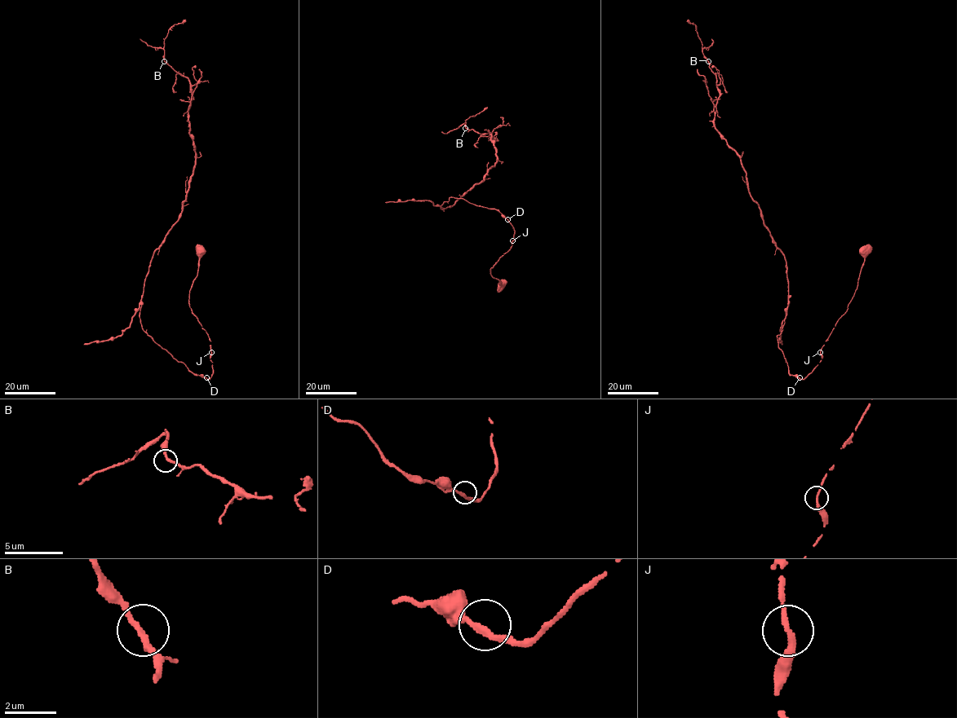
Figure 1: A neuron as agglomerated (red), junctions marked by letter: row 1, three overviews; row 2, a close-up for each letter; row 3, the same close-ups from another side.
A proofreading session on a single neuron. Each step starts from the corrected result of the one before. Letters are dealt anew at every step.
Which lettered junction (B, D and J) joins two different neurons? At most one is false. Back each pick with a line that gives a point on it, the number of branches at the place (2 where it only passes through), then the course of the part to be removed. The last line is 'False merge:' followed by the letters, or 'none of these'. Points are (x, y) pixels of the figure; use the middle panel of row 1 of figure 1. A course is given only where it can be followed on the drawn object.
False merge: none of these

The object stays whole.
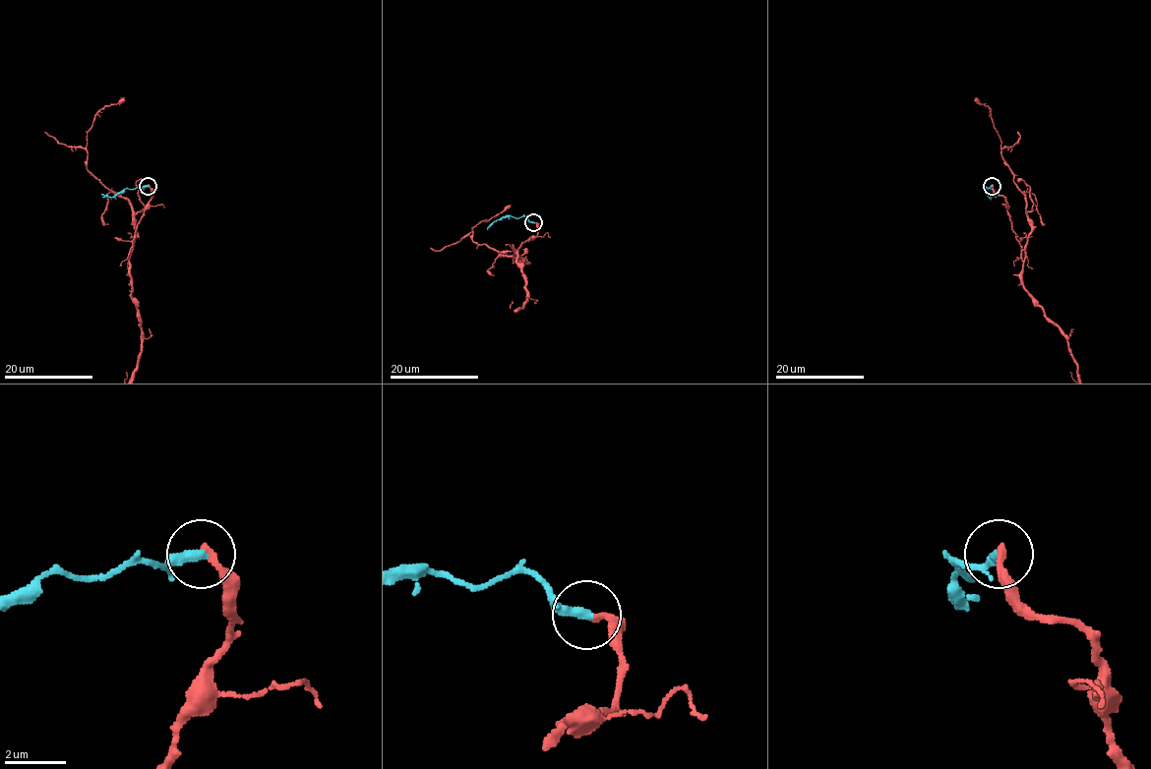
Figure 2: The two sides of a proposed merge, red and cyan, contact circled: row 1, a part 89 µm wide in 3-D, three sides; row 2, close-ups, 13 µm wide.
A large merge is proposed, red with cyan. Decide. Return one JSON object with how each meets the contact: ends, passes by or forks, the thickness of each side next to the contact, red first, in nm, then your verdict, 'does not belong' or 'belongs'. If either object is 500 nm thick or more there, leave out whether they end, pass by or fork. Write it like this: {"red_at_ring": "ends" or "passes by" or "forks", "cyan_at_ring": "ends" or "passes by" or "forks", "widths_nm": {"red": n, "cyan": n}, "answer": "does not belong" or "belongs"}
{"red_at_ring": "ends", "cyan_at_ring": "ends", "widths_nm": {"red": 240, "cyan": 360}, "answer": "belongs"}

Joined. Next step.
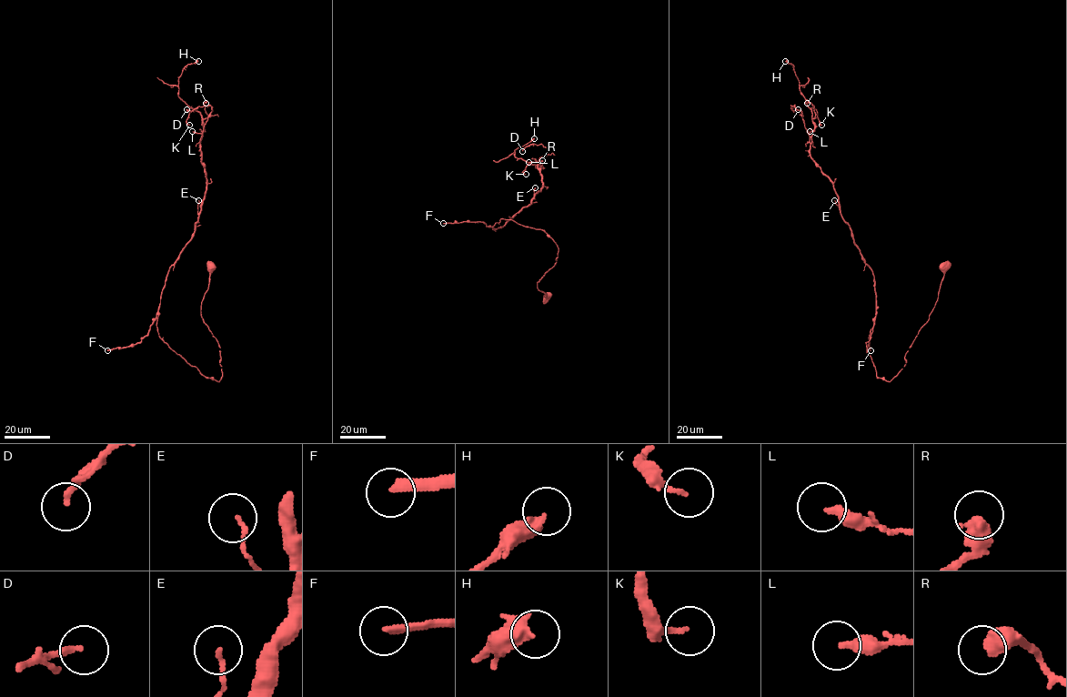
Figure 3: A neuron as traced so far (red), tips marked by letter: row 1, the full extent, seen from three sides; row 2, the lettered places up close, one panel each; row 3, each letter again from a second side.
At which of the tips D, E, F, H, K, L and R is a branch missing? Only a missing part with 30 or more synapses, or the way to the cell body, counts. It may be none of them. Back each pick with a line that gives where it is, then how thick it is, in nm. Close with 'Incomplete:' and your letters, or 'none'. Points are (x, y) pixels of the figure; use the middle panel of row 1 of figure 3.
F: place (443, 223); calibre 280 nm
Incomplete: F

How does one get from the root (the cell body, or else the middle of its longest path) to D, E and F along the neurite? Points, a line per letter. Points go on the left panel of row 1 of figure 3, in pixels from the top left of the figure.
D: (210, 266), (201, 316), (219, 381), (156, 327), (206, 190), (212, 107), (186, 109)
E: (210, 266), (201, 316), (220, 348), (219, 381), (177, 354), (156, 327), (166, 277), (191, 237), (198, 200)
F: (210, 266), (201, 316), (220, 348), (219, 381), (205, 377), (164, 342), (156, 318), (140, 342), (107, 350)

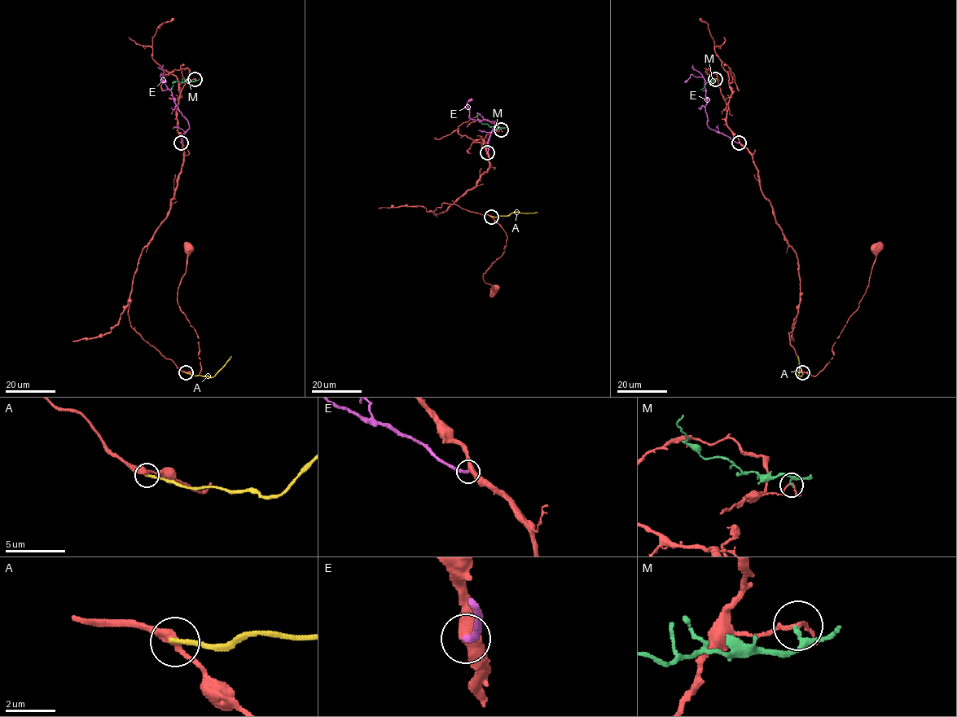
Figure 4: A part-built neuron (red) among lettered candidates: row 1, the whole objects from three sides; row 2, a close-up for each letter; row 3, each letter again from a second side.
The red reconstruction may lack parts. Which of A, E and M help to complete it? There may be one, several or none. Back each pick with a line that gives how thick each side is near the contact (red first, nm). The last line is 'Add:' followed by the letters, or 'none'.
E: 480/240 nm
Add: E

